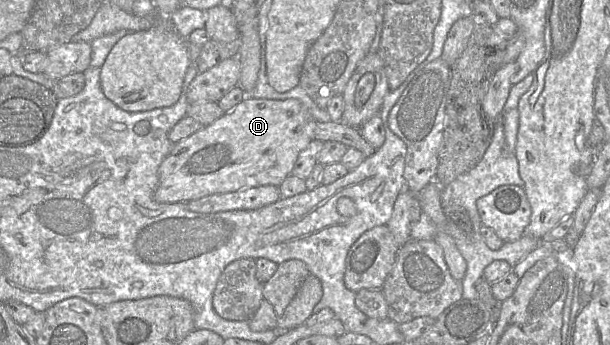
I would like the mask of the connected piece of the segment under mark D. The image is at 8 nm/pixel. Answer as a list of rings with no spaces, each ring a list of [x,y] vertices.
[[[246,96],[234,109],[224,113],[213,123],[174,144],[172,151],[162,161],[159,167],[159,183],[154,192],[153,198],[158,203],[187,203],[191,200],[200,199],[212,194],[235,192],[242,189],[264,185],[279,186],[286,179],[286,177],[291,175],[299,153],[313,140],[314,122],[318,121],[312,118],[309,110],[297,99],[290,98],[285,100],[274,100]]]

